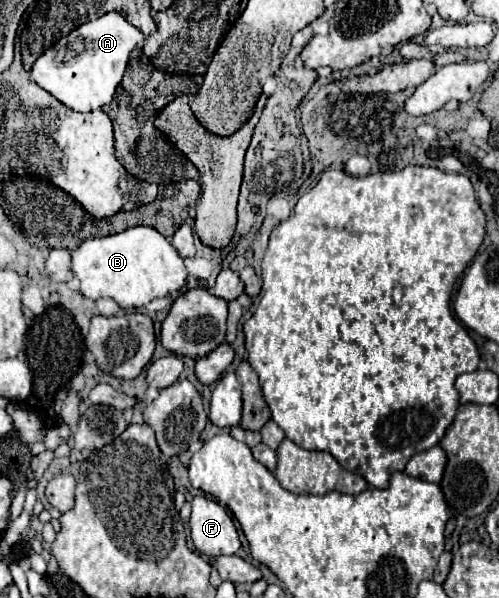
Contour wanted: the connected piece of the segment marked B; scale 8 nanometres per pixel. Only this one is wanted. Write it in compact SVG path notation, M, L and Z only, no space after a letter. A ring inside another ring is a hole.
M133 226L119 234L85 240L71 252L71 270L73 278L69 282L74 284L53 282L43 265L43 292L46 287L46 292L56 292L59 297L72 297L69 294L78 292L91 300L113 298L125 310L147 306L155 298L163 298L171 292L181 290L187 278L183 258L167 242L165 236L161 236L155 228L149 226ZM49 284L51 290L47 290Z

